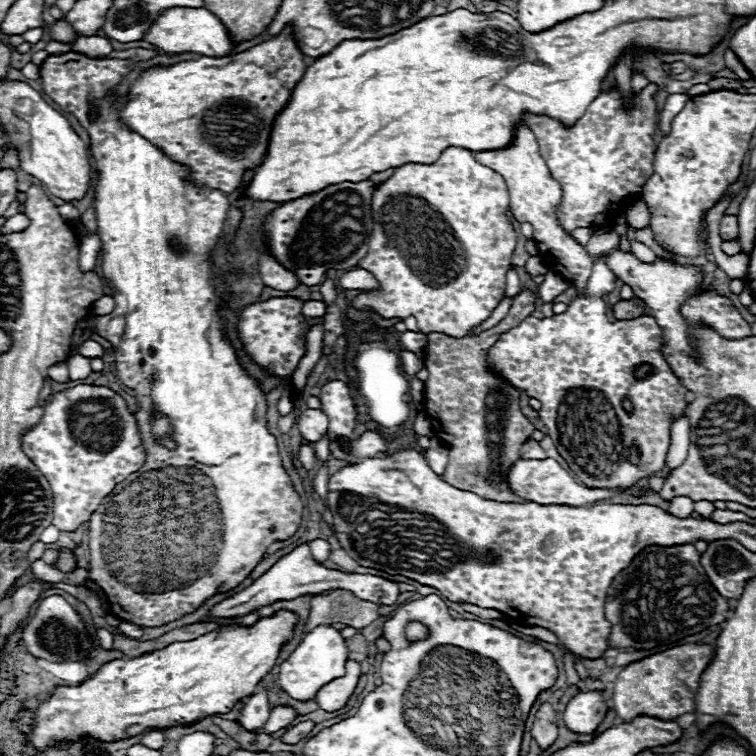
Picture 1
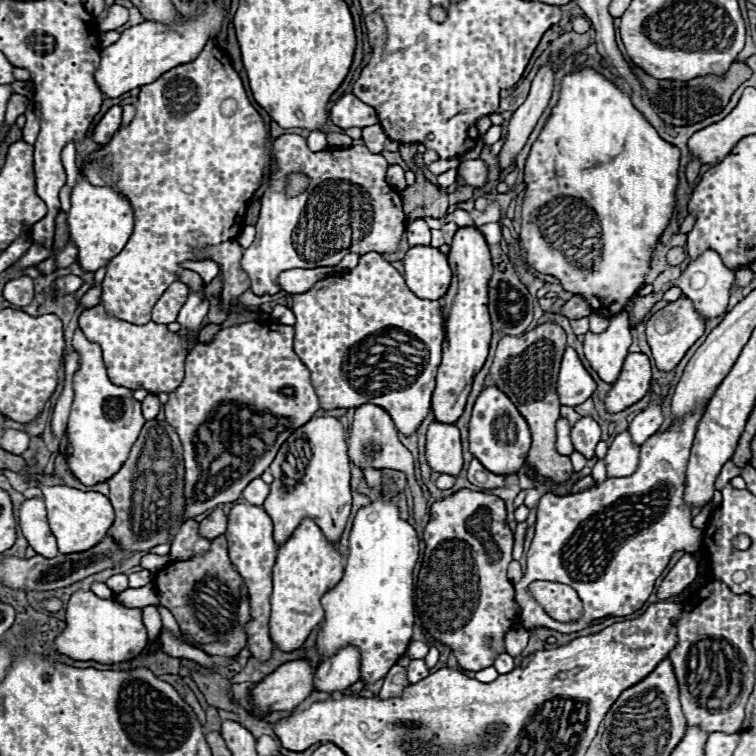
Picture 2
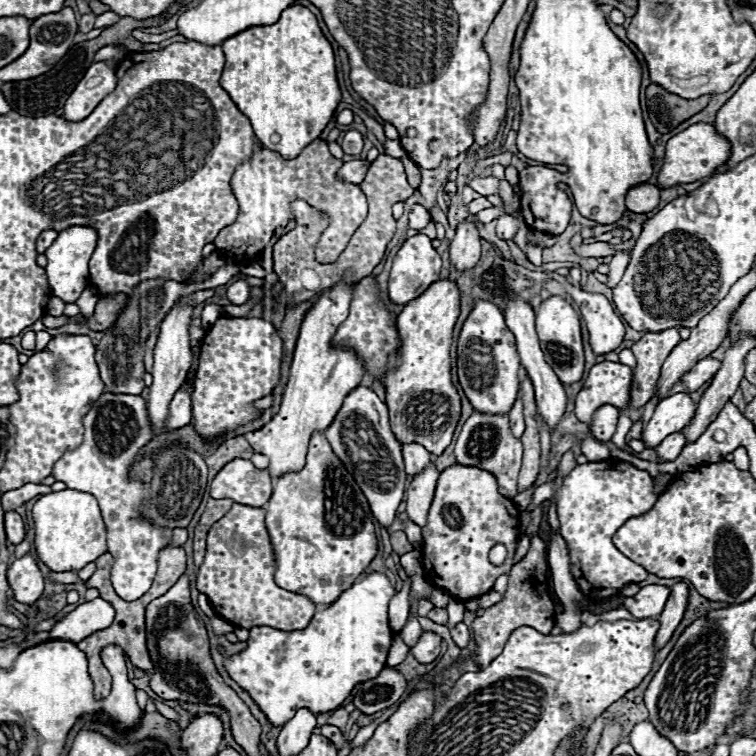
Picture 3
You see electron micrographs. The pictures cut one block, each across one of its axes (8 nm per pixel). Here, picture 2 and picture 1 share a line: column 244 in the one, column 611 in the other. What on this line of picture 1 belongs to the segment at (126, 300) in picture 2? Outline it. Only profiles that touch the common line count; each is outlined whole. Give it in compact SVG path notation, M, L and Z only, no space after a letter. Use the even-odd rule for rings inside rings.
M648 84L634 98L632 110L620 108L620 92L602 92L572 128L562 128L548 116L526 116L526 126L534 132L540 154L546 160L552 176L562 184L560 222L572 232L586 228L596 214L614 212L622 198L638 198L638 192L652 174L654 162L654 132L656 132L656 84Z

